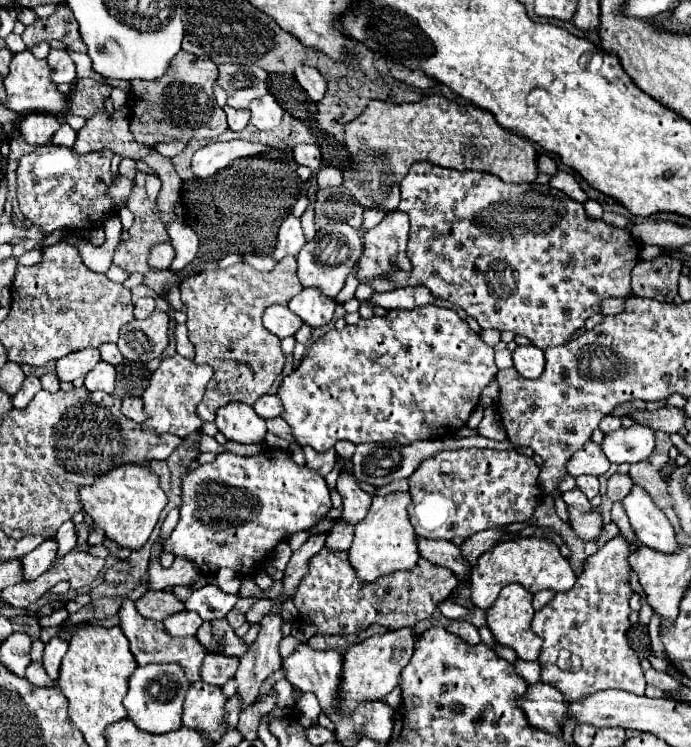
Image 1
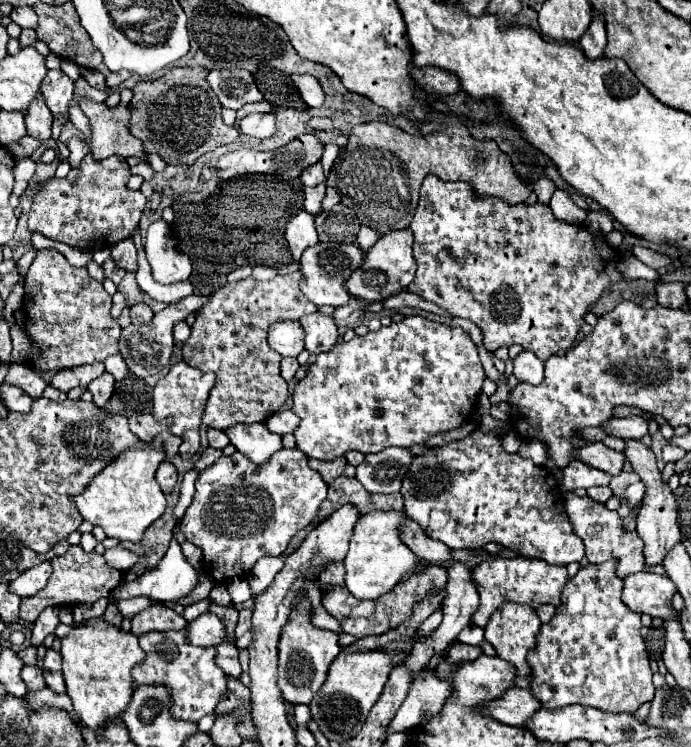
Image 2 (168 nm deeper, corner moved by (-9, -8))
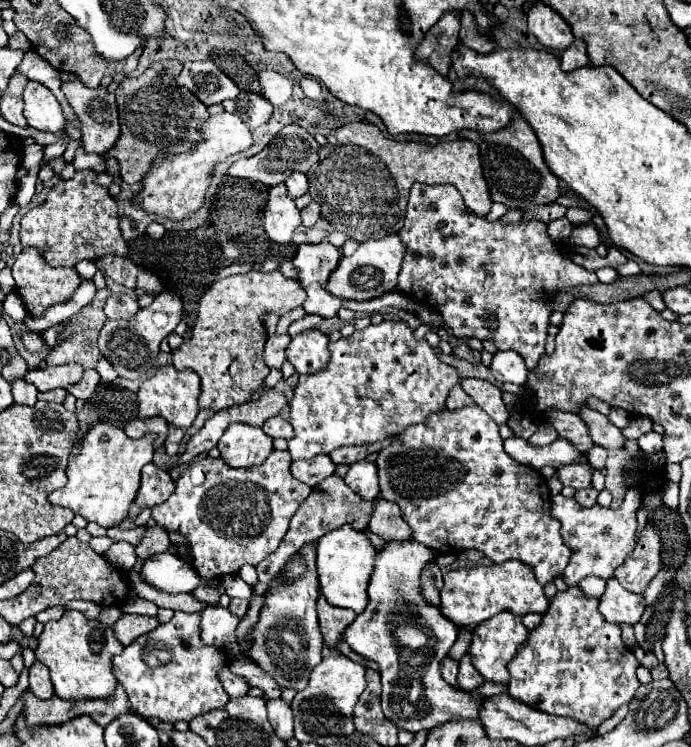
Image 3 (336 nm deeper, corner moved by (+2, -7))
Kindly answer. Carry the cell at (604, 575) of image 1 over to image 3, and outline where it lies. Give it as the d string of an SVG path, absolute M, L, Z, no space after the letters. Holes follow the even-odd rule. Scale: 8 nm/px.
M577 587L555 595L541 625L529 633L529 641L507 665L511 673L507 693L513 699L543 713L577 719L591 729L633 699L639 689L635 677L639 661L623 645L619 625L607 623L597 605L597 599L585 597Z

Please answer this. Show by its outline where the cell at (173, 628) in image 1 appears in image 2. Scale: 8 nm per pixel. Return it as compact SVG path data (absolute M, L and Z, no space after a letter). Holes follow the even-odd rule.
M202 614L196 620L188 622L186 636L192 646L216 646L228 640L226 628L216 614Z

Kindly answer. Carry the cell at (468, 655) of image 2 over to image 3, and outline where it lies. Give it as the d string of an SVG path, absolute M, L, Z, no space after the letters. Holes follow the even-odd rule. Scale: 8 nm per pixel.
M445 657L443 661L441 661L441 677L451 685L451 687L455 687L455 689L459 689L459 685L457 685L457 661L453 661L453 659L449 659L449 657Z

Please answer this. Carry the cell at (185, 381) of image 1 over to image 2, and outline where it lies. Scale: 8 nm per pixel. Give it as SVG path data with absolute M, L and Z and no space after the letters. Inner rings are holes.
M182 360L178 364L174 364L170 368L170 372L166 376L162 376L158 380L158 384L154 386L154 398L152 398L154 410L152 410L152 414L156 420L172 418L172 424L168 426L168 430L174 436L182 438L180 456L184 460L190 460L200 450L200 420L202 420L202 412L204 412L204 406L206 406L206 400L210 396L214 382L216 382L216 376L212 372L196 370Z

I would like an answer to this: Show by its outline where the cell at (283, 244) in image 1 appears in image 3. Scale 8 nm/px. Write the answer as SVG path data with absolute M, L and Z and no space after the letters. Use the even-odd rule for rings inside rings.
M285 183L269 187L263 223L263 229L269 235L269 239L277 243L291 243L297 225L301 225L301 215L295 207L295 201L287 195Z

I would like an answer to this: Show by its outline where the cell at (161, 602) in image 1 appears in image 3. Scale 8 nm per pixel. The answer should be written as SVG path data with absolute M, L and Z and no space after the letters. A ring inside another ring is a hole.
M121 615L119 621L113 625L115 637L123 643L129 645L133 643L133 639L153 631L159 625L159 621L155 617L147 617L147 615Z

